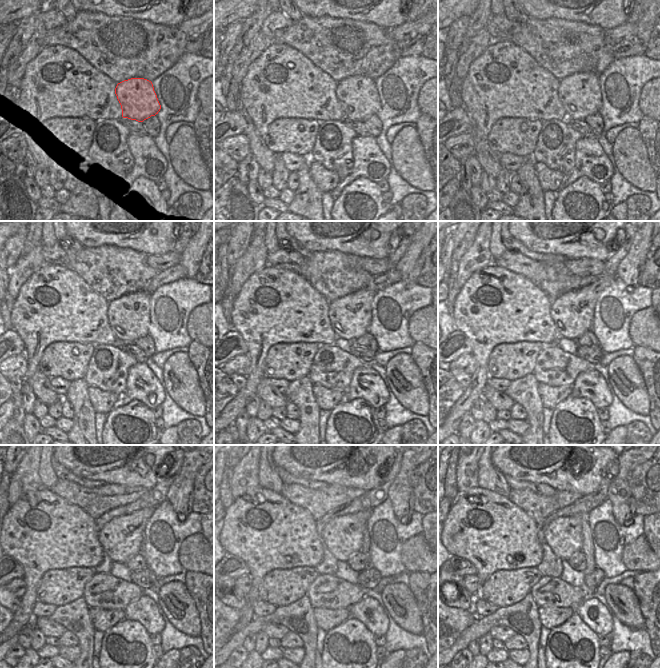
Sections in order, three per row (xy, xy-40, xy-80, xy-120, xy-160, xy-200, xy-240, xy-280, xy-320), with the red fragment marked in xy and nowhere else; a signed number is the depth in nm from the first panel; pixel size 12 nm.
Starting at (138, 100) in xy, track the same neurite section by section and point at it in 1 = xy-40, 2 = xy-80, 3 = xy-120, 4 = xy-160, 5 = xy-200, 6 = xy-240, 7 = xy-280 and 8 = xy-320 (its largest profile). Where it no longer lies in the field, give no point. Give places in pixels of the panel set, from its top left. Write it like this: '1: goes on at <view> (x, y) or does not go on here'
1: goes on at xy-40 (358, 96)
2: goes on at xy-80 (580, 94)
3: goes on at xy-120 (129, 316)
4: goes on at xy-160 (350, 316)
5: goes on at xy-200 (572, 312)
6: goes on at xy-240 (121, 538)
7: goes on at xy-280 (343, 536)
8: goes on at xy-320 (564, 535)

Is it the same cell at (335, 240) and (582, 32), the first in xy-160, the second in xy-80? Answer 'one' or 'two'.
two

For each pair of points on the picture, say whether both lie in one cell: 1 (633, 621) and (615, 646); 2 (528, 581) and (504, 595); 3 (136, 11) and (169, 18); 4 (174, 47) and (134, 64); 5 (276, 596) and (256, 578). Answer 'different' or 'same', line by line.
1: different
2: same
3: same
4: same
5: different

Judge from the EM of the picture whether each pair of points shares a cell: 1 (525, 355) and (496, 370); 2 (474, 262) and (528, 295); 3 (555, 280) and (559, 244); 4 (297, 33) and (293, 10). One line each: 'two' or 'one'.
1: one
2: two
3: two
4: two

